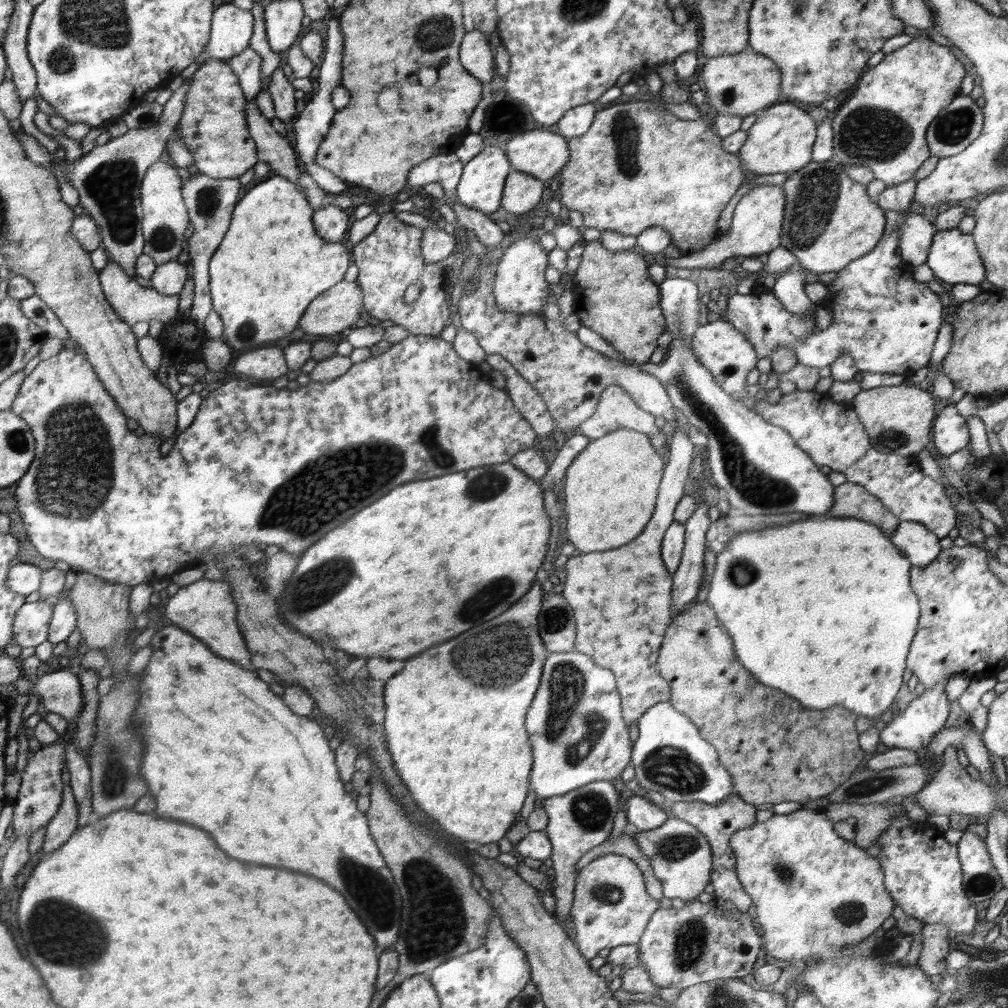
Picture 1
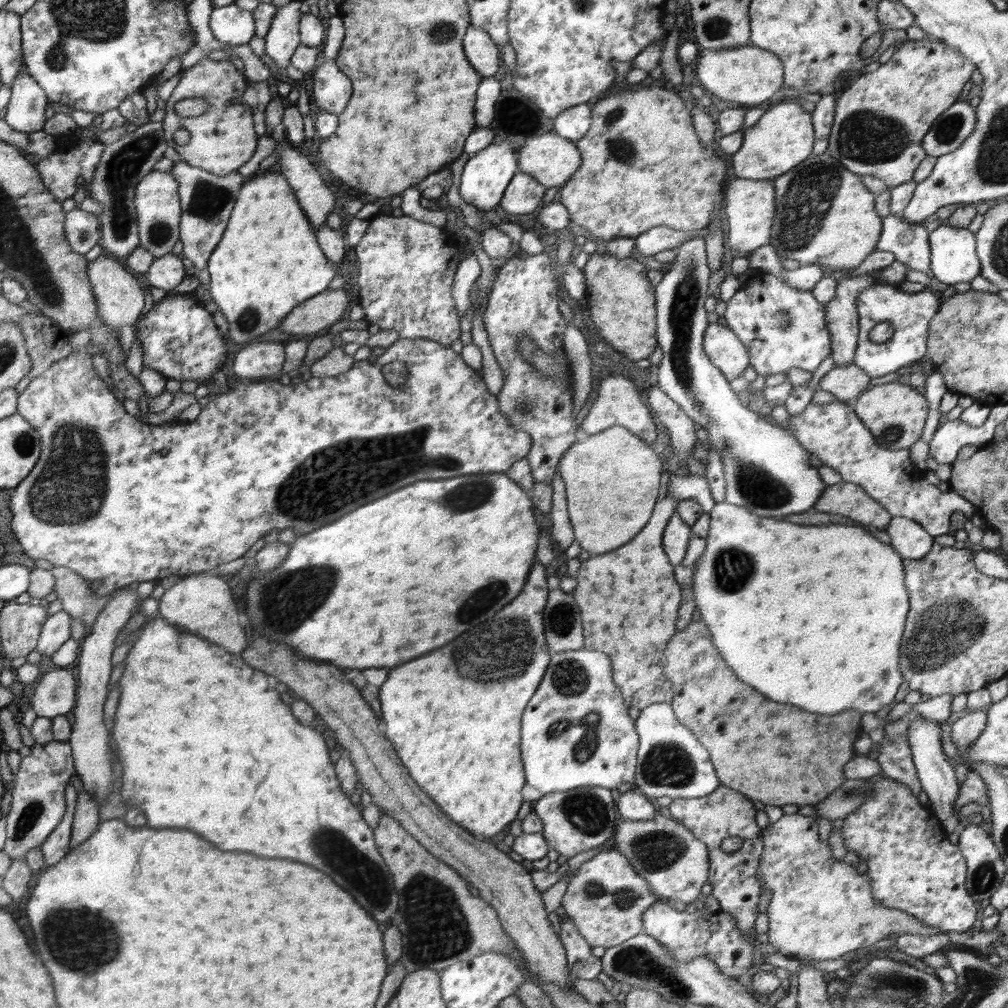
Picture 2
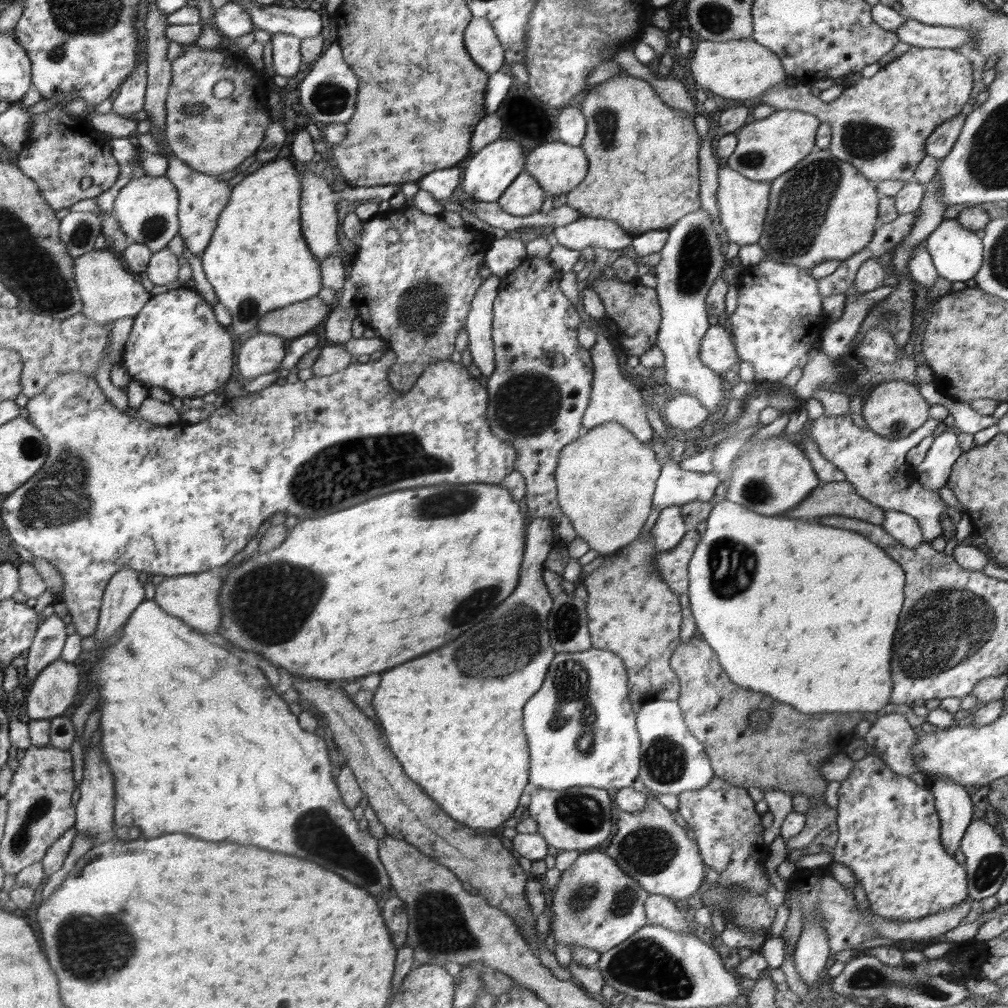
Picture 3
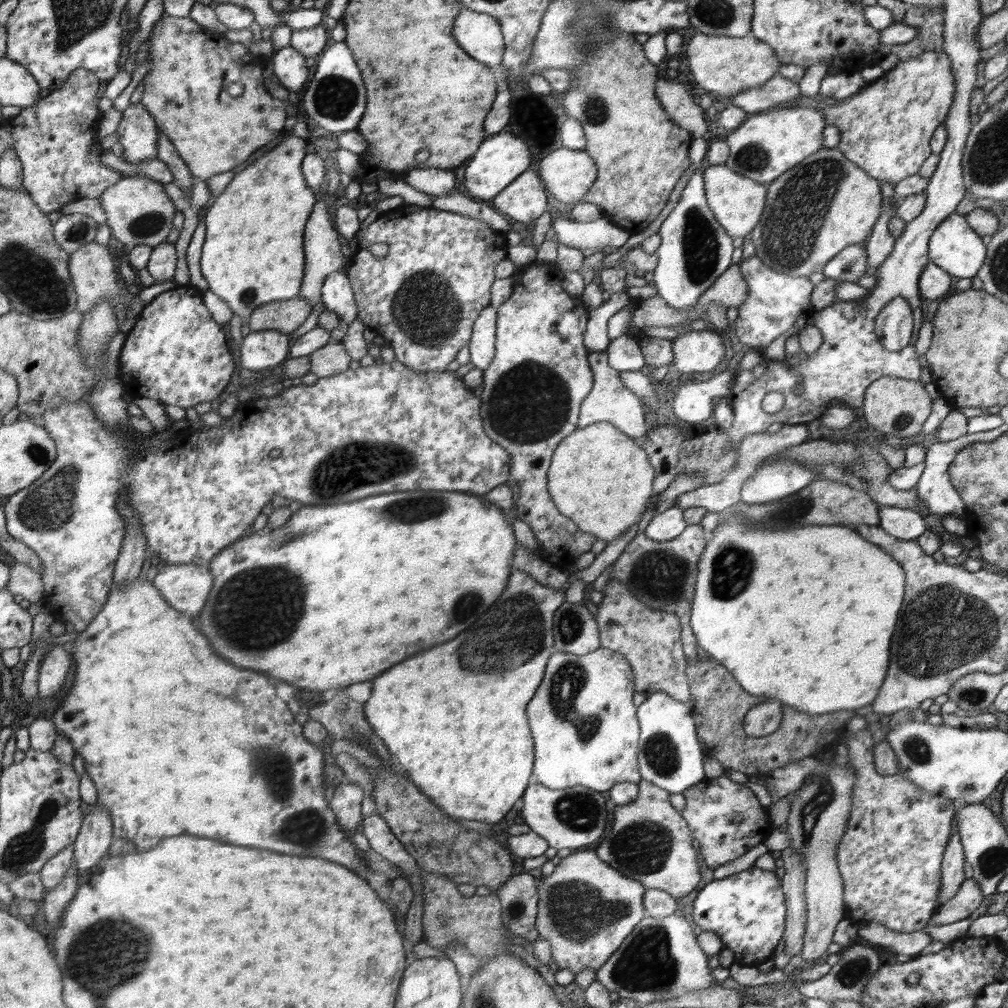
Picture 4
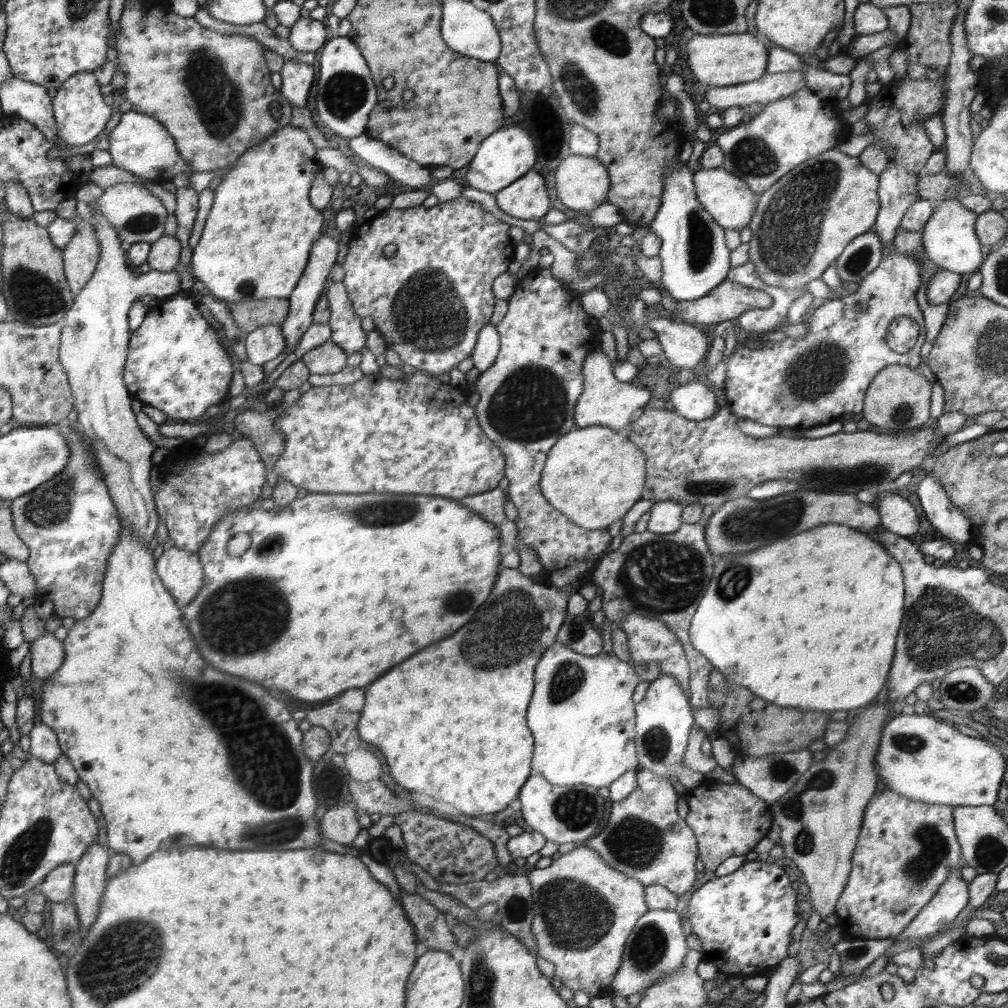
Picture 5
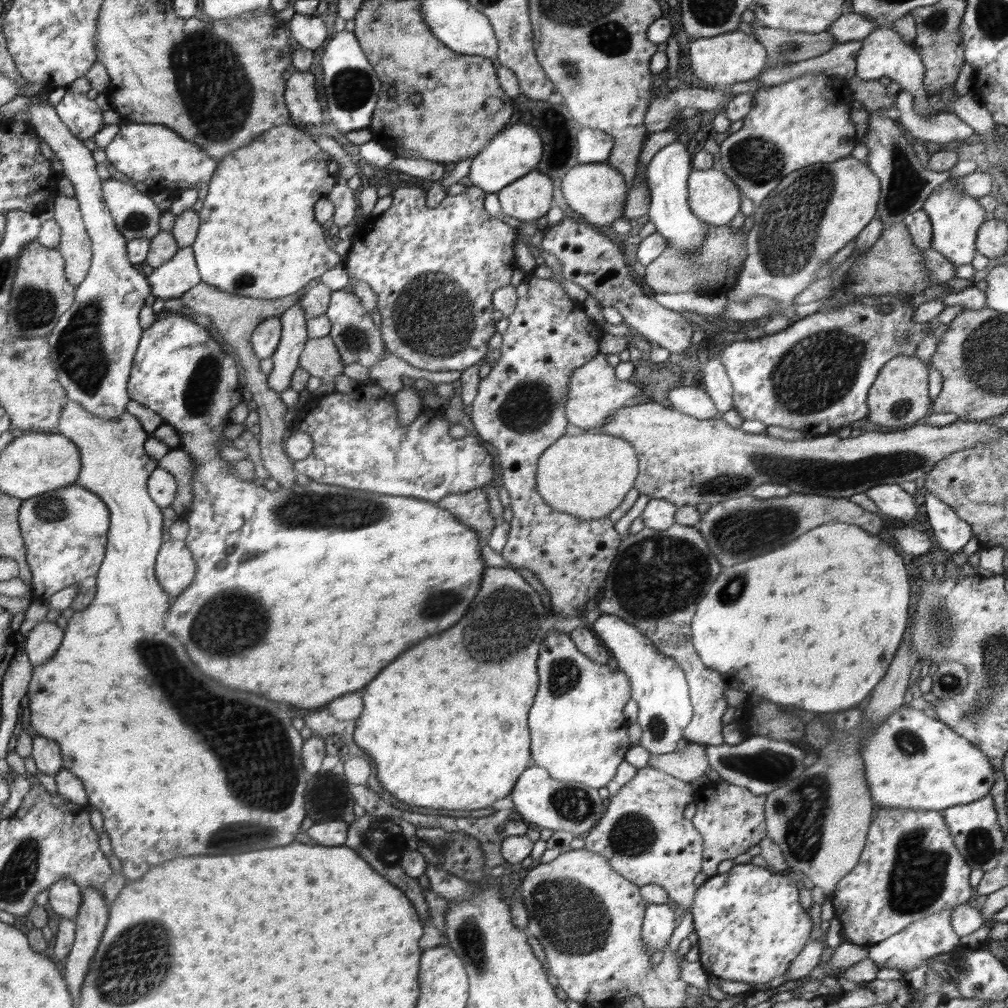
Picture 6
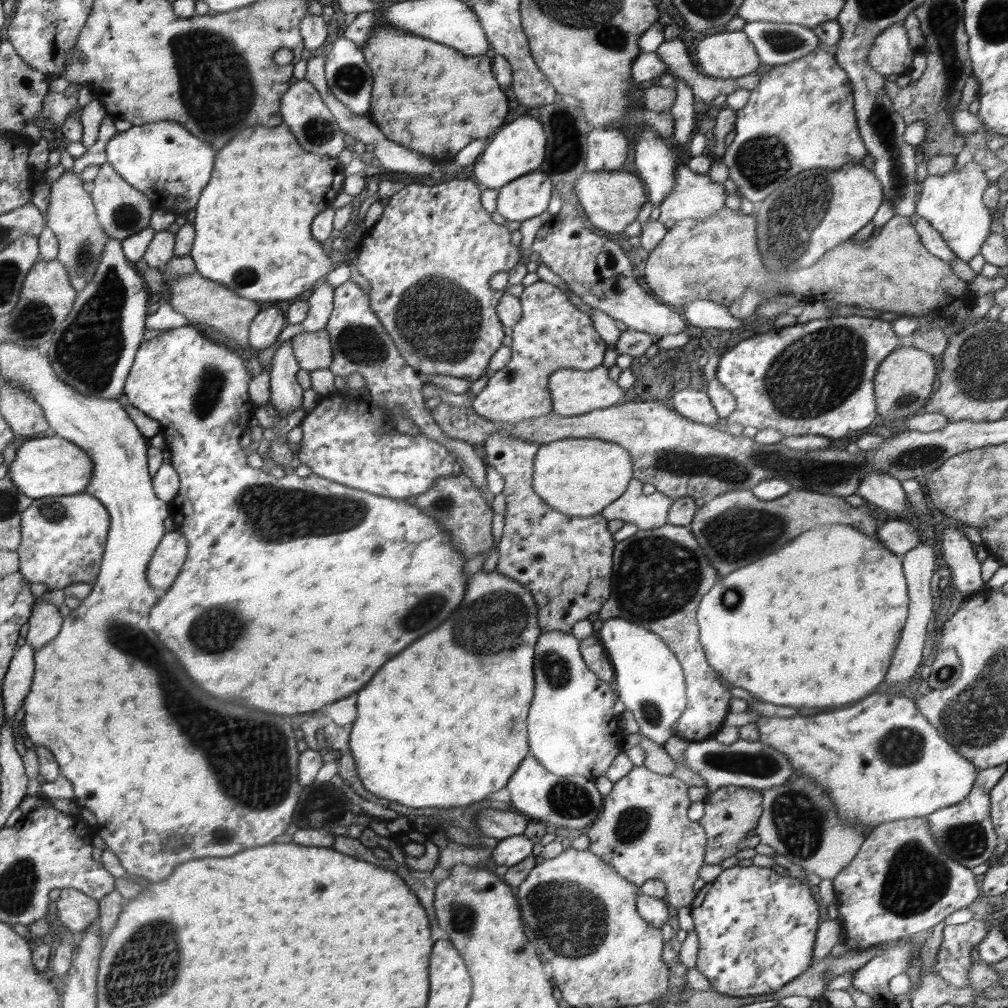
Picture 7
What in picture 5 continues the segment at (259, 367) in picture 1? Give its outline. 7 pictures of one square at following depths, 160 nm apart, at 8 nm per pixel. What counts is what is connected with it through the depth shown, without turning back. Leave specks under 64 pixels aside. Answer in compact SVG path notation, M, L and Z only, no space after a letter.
M266 325L248 333L246 338L247 360L253 365L263 365L284 352L281 325Z

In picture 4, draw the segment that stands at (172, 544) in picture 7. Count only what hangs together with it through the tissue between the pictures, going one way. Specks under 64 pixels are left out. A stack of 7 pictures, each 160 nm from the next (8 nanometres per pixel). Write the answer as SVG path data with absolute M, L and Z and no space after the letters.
M166 563L155 576L153 585L173 610L197 619L205 610L214 581L214 574L206 565Z

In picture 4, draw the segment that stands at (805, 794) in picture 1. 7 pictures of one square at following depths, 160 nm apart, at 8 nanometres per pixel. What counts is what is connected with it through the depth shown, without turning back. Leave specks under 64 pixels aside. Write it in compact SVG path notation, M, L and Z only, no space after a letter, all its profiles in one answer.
M708 658L706 662L698 660L696 663L687 663L686 675L692 696L688 700L692 706L692 719L696 725L698 740L706 745L706 754L720 762L726 771L737 770L750 780L770 774L774 769L792 761L815 756L827 744L839 744L846 724L857 714L856 709L852 709L810 716L783 704L783 717L775 732L767 736L747 736L743 730L746 713L768 698L746 692L732 674L712 658Z

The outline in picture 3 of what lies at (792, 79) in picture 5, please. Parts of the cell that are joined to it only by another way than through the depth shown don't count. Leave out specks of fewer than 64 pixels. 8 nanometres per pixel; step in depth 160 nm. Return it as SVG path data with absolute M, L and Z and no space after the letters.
M912 47L894 59L872 77L862 77L856 84L845 88L837 98L816 97L810 92L810 86L794 83L791 87L776 86L764 91L753 102L760 100L775 110L801 110L813 114L820 123L826 122L832 127L832 140L829 152L854 168L870 182L898 180L908 182L913 178L918 164L927 156L926 142L932 132L944 121L965 111L972 90L972 67L970 61L954 49Z

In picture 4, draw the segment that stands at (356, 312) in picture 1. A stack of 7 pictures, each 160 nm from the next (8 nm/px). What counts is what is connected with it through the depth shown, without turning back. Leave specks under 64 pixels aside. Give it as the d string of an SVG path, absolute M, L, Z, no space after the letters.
M301 296L288 301L276 301L262 305L247 320L251 332L265 330L292 333L310 314L310 303Z

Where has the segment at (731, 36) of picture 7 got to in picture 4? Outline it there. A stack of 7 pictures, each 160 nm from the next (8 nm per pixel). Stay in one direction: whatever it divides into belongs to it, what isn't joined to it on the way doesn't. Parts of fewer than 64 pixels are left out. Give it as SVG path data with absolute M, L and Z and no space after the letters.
M696 32L687 49L691 73L704 90L721 96L732 96L743 90L752 89L769 81L782 64L770 45L758 40L754 35L727 37Z

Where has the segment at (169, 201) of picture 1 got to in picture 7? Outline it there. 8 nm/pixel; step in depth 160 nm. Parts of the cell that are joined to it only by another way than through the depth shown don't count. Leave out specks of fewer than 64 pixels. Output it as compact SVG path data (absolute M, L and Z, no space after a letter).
M107 163L102 164L98 169L98 174L94 177L89 194L96 205L100 225L105 229L105 233L112 238L123 241L128 236L132 236L132 234L136 234L148 226L153 202L150 202L148 196L137 190L136 187L126 182L125 178L122 178L118 171Z

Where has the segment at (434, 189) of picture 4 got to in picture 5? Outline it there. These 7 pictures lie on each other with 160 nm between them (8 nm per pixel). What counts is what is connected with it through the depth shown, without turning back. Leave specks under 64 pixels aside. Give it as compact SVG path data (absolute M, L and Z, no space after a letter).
M362 134L348 140L350 150L356 160L370 167L376 168L389 175L393 181L398 180L403 185L414 189L432 188L430 185L431 167L425 167L400 152L388 148L384 142L375 140Z

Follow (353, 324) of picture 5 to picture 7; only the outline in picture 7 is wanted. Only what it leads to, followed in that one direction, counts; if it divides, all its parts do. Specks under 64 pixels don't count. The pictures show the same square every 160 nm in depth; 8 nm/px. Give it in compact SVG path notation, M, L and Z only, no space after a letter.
M346 281L334 289L333 309L326 323L325 329L333 343L333 364L329 369L335 376L348 377L354 373L360 373L365 380L365 387L371 393L374 403L384 406L392 412L396 406L402 406L405 415L419 428L420 433L429 435L436 442L445 443L445 446L452 447L458 461L462 466L462 472L468 478L473 479L477 489L483 492L484 498L491 504L495 494L487 489L486 465L483 462L481 450L475 446L449 438L437 425L432 417L431 411L425 407L422 386L425 379L421 373L414 370L409 363L402 358L393 338L385 330L381 319L372 309L369 302L369 295L362 291L362 288L353 281Z

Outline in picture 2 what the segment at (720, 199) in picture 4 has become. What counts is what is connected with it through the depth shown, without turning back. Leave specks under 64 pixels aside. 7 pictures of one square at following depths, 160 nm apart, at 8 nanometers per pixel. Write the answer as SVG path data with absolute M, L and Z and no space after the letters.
M727 179L722 208L725 222L725 246L742 256L770 242L770 231L776 212L775 187L772 180Z

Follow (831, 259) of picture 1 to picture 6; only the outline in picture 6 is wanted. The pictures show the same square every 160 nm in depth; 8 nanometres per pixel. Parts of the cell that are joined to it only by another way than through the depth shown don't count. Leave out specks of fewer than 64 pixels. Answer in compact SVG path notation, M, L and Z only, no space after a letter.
M852 156L839 159L828 164L814 164L802 170L794 170L788 174L762 204L756 206L754 223L747 233L746 261L737 283L726 294L734 302L746 302L753 296L775 298L779 302L779 312L793 304L794 298L808 284L816 280L815 274L839 250L850 241L854 241L858 233L874 218L880 197L880 182L869 169L865 161L858 161Z

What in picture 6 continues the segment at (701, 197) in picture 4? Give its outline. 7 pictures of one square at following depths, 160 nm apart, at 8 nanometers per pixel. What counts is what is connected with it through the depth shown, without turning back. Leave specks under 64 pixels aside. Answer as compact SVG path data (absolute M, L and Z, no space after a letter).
M674 142L658 150L645 170L647 186L651 195L650 208L647 214L649 221L655 224L656 232L659 232L667 240L668 245L678 247L685 253L690 253L690 256L701 249L708 226L688 206L687 180L693 169L691 158L692 155L687 152L684 144Z

